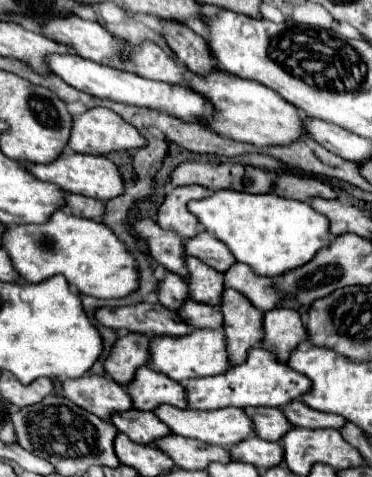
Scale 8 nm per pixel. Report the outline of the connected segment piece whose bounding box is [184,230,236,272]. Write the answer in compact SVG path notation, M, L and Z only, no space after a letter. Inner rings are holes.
M200 230L192 238L184 238L184 252L188 256L202 260L204 264L212 266L218 272L228 270L236 260L232 256L232 252L220 240L216 240L212 234L208 234L206 230Z

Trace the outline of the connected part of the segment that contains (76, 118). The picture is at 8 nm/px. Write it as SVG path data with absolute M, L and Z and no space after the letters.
M90 108L72 116L68 148L80 154L108 154L144 146L140 132L110 108Z

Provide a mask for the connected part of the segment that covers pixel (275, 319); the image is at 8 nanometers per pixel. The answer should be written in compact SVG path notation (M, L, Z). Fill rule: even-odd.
M274 308L270 312L264 312L262 332L262 348L272 352L282 364L286 364L288 354L302 340L306 340L306 328L300 314L288 308Z

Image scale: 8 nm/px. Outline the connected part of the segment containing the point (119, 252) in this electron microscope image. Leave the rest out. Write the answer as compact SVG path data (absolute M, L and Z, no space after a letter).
M62 208L44 224L10 226L2 234L2 248L8 252L14 270L26 282L40 282L54 274L62 274L72 288L94 298L124 298L138 286L134 258L114 232L102 222L74 216Z

